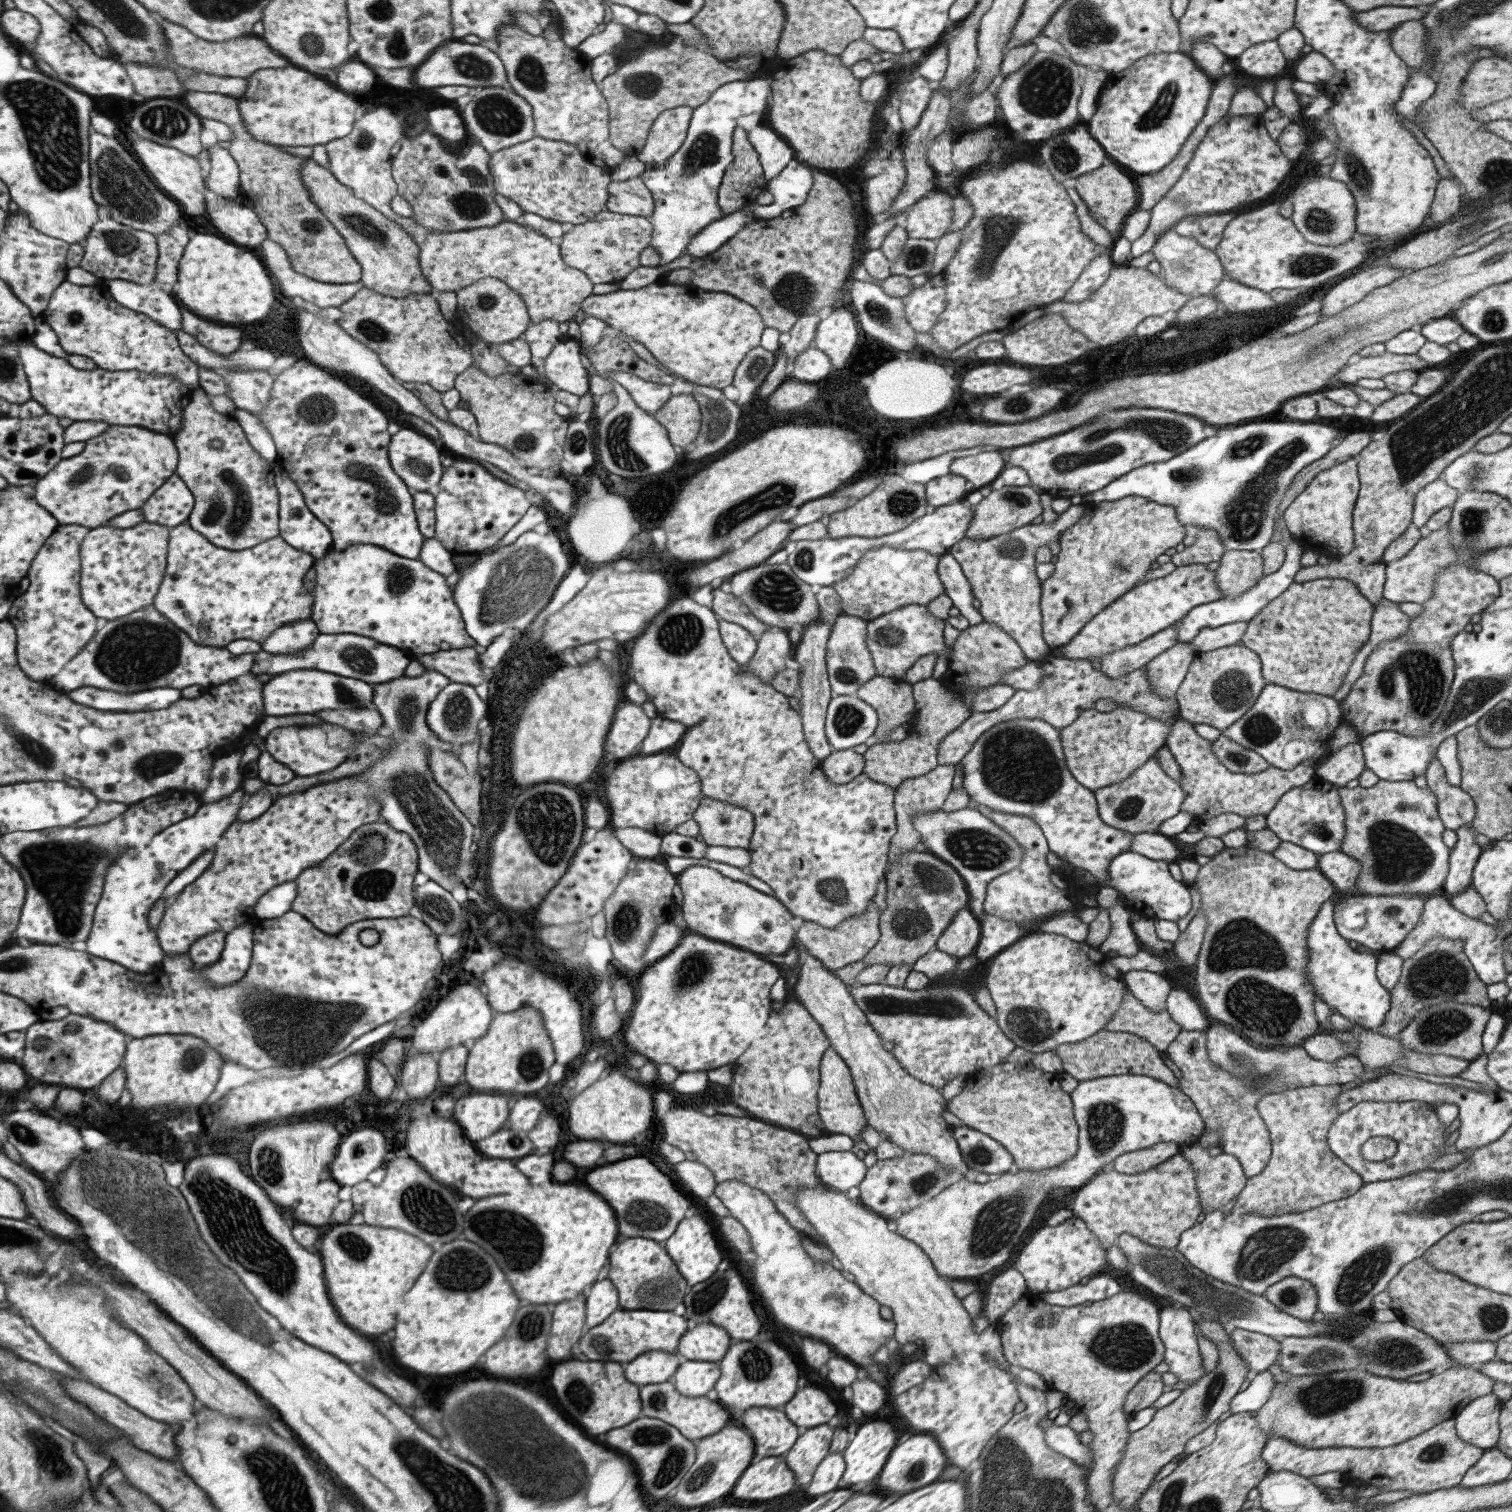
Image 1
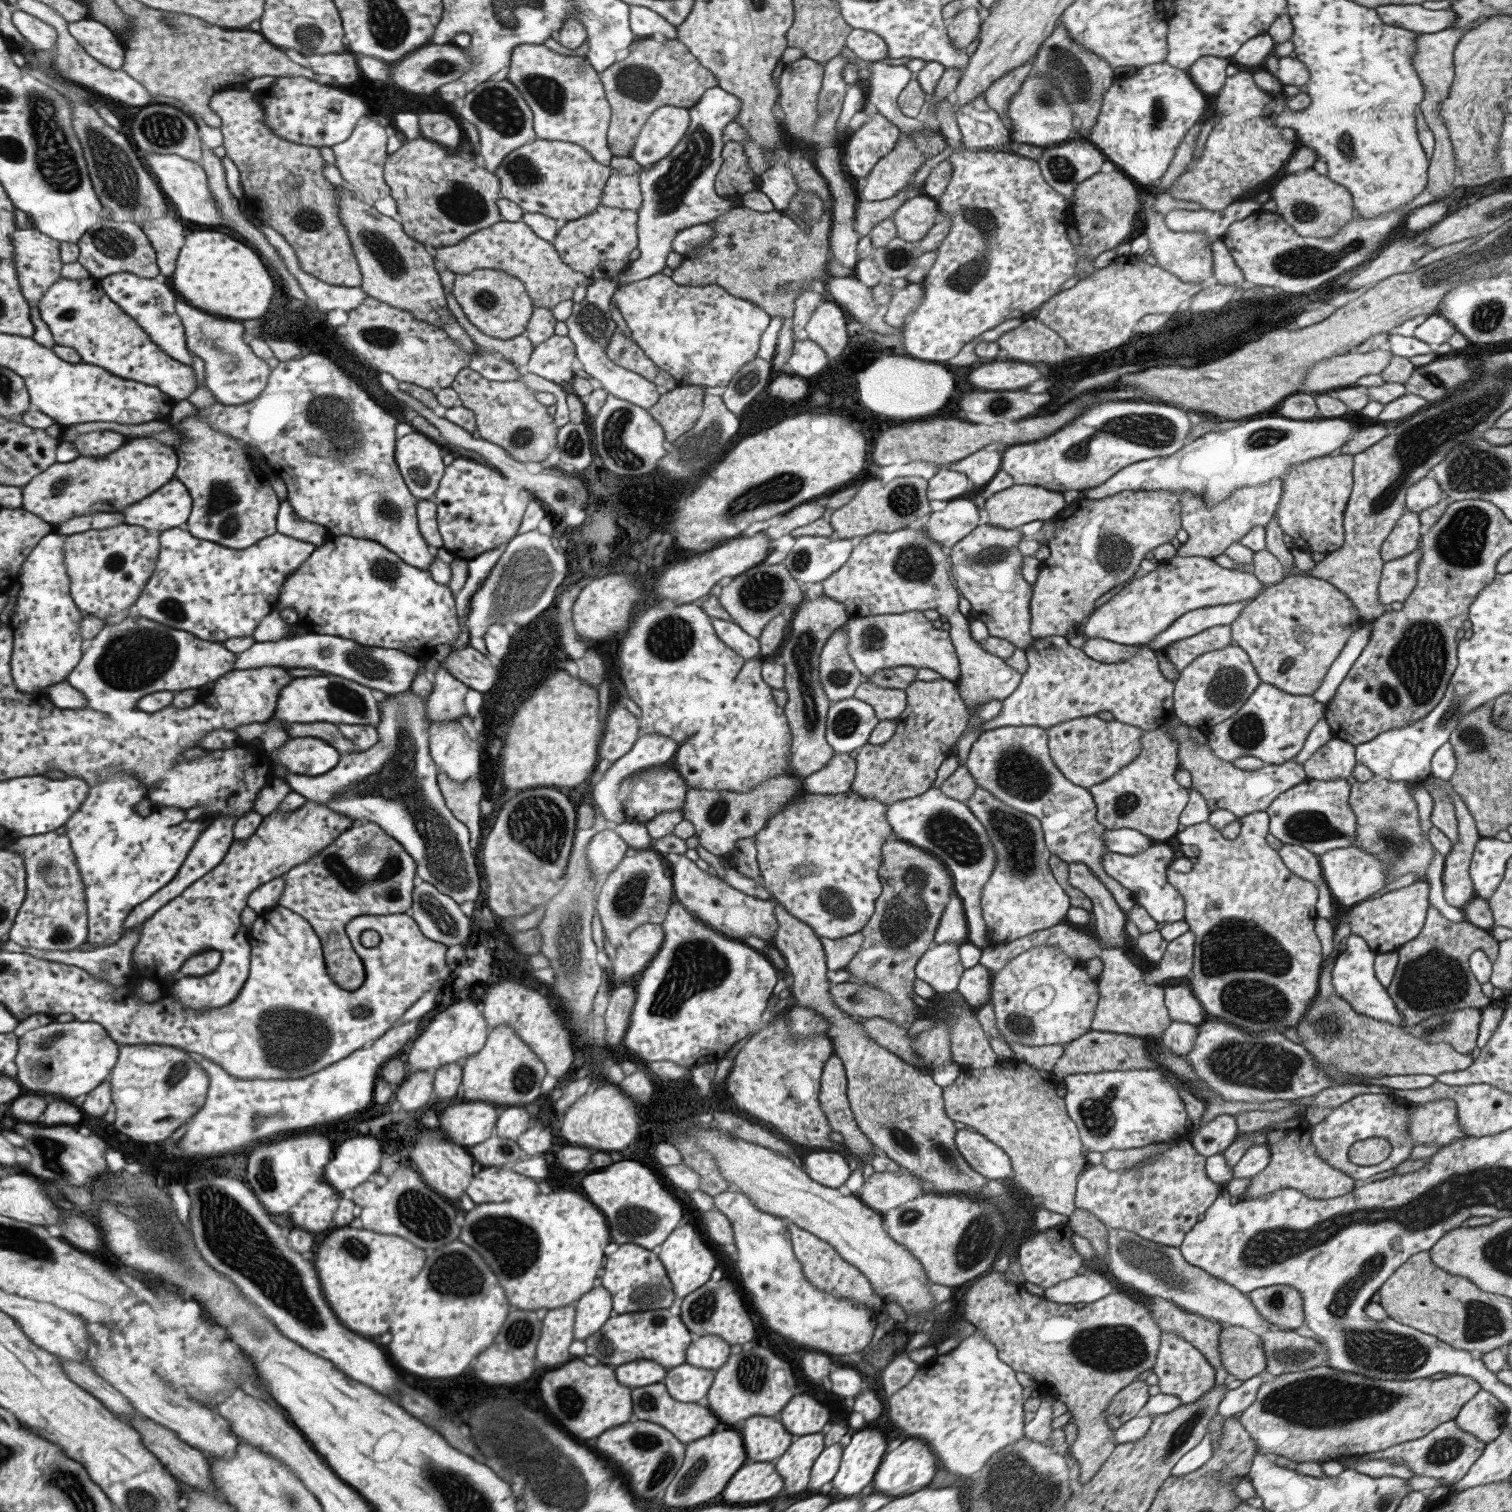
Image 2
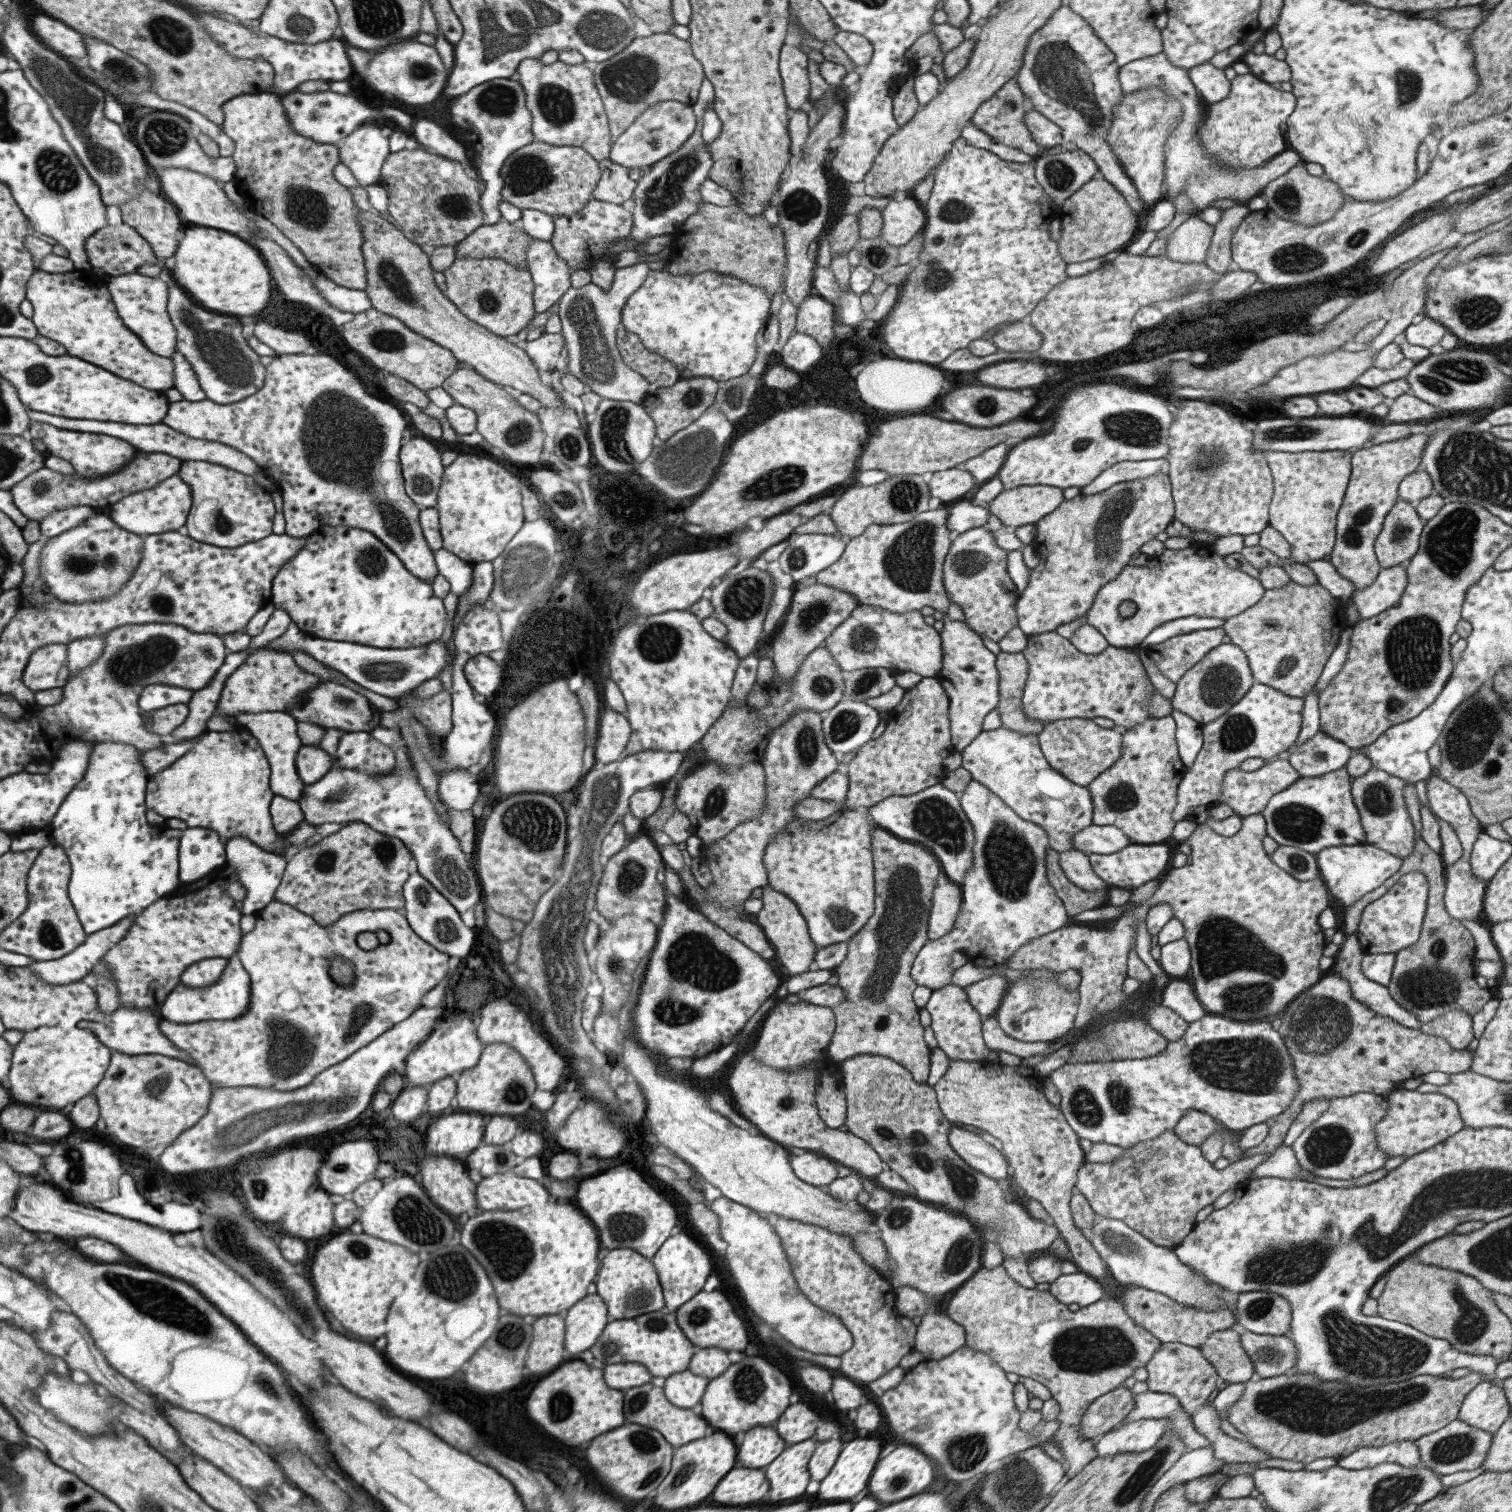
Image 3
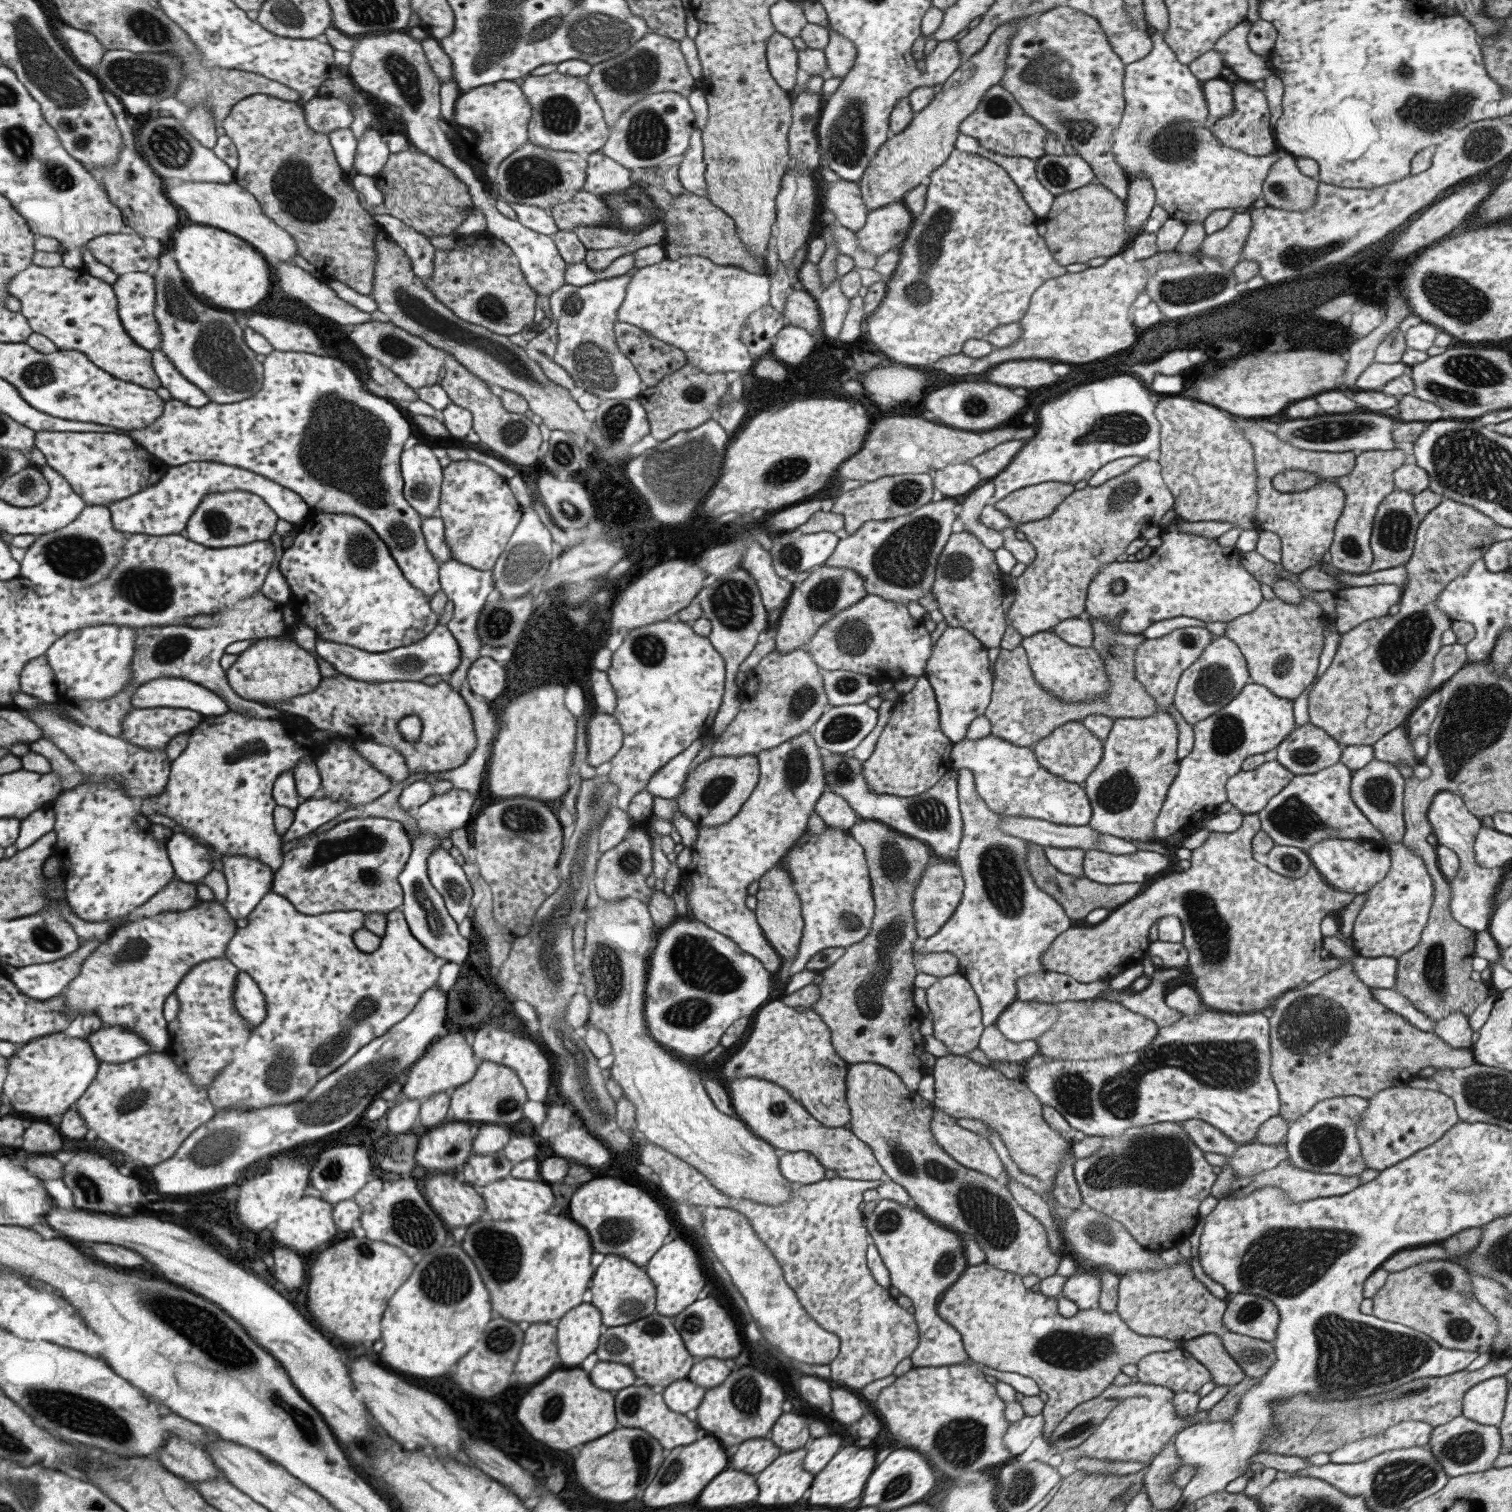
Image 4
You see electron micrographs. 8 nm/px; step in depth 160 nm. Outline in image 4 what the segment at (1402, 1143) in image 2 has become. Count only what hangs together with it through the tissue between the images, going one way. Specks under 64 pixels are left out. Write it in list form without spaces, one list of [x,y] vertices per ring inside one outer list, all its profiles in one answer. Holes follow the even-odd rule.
[[[1357,1096],[1334,1097],[1320,1101],[1289,1123],[1283,1145],[1288,1152],[1288,1161],[1295,1168],[1321,1174],[1355,1176],[1366,1169],[1360,1155],[1360,1146],[1355,1136],[1355,1127],[1363,1111],[1367,1109],[1367,1099]]]

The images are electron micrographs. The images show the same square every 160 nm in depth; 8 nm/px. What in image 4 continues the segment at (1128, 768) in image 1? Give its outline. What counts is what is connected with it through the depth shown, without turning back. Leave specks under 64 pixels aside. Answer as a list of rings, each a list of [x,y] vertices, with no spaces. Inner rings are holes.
[[[1069,721],[1053,729],[1045,738],[1031,746],[1037,764],[1046,772],[1070,783],[1081,785],[1101,760],[1103,741],[1090,733],[1082,721]]]

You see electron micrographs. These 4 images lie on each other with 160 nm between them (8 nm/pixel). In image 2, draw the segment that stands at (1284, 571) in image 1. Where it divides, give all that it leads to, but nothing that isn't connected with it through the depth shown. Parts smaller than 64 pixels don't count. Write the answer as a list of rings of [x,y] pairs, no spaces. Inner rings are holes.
[[[1241,601],[1240,603],[1211,605],[1183,613],[1168,628],[1165,628],[1164,632],[1153,637],[1147,646],[1155,651],[1163,649],[1179,639],[1198,634],[1207,628],[1231,625],[1247,603],[1247,601]]]

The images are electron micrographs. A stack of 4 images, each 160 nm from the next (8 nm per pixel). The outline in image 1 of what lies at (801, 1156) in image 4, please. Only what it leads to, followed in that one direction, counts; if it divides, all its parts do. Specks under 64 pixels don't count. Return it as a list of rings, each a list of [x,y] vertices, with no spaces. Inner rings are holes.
[[[851,1151],[822,1152],[816,1155],[816,1176],[827,1187],[847,1192],[857,1187],[866,1173],[865,1165]]]

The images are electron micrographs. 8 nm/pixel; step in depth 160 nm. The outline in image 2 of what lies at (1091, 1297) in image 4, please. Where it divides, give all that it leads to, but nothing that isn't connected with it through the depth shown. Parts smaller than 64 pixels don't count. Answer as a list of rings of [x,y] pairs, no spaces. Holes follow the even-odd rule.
[[[1088,1270],[1083,1275],[1077,1274],[1044,1289],[1042,1297],[1057,1304],[1089,1304],[1114,1291],[1114,1287],[1103,1276]]]

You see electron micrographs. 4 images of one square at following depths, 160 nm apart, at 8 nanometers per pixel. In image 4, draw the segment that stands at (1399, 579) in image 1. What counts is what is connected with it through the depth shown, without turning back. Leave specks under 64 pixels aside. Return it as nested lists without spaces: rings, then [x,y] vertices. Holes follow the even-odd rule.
[[[1374,584],[1339,588],[1333,591],[1334,628],[1342,635],[1367,620],[1388,615],[1389,608],[1400,601],[1402,588],[1396,584]]]

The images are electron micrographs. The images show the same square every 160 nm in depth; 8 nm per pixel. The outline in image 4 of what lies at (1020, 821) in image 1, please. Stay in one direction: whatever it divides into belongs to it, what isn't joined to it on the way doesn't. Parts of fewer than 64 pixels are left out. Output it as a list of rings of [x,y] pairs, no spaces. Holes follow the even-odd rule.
[[[967,769],[957,770],[956,793],[962,820],[962,835],[959,841],[955,863],[963,879],[959,904],[952,911],[949,920],[933,936],[920,941],[919,951],[950,952],[957,957],[957,970],[976,995],[980,1005],[983,1027],[994,1025],[997,1017],[1017,996],[1015,983],[1021,976],[1045,972],[1041,966],[1040,954],[1061,932],[1068,929],[1068,916],[1062,906],[1048,894],[1038,889],[1026,867],[1026,848],[1029,842],[1005,834],[999,827],[1002,815],[993,812],[977,794],[973,777]]]

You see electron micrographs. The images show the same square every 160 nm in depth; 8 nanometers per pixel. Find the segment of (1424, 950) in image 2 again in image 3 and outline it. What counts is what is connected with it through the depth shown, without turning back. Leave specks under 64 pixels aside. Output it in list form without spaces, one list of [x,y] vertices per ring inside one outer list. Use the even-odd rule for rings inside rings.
[[[1414,838],[1410,855],[1401,860],[1398,872],[1417,871],[1423,874],[1428,884],[1428,893],[1418,939],[1394,954],[1388,994],[1402,1008],[1412,1012],[1421,1023],[1457,1009],[1473,1016],[1483,1004],[1492,1000],[1491,994],[1487,988],[1479,988],[1474,980],[1473,960],[1478,952],[1472,934],[1444,909],[1444,866],[1440,853],[1431,851],[1421,838]]]

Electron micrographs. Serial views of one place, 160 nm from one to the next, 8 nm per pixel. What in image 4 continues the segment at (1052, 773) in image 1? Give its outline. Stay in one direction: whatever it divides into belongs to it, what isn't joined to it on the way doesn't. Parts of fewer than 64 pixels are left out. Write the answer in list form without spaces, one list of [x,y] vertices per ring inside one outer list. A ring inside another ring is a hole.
[[[989,734],[979,740],[963,739],[952,743],[950,751],[953,769],[963,768],[971,772],[977,794],[993,812],[1006,816],[1038,818],[1051,824],[1062,824],[1065,826],[1083,826],[1088,824],[1092,808],[1082,785],[1067,782],[1058,776],[1046,772],[1037,764],[1037,759],[1031,747],[1020,747]]]

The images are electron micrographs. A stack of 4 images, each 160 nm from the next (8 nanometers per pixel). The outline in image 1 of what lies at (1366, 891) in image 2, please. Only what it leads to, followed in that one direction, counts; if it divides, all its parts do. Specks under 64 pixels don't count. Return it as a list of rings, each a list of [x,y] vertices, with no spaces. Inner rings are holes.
[[[1340,850],[1318,855],[1318,871],[1334,886],[1335,890],[1346,895],[1361,894],[1356,888],[1356,878],[1360,872],[1360,862]]]

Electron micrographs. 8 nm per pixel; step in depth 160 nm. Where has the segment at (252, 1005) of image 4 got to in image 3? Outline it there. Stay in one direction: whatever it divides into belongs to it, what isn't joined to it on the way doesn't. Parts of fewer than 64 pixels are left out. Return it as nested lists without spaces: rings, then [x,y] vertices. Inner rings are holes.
[[[235,954],[229,959],[229,968],[219,983],[207,987],[204,991],[191,988],[183,983],[177,985],[161,1006],[161,1016],[163,1019],[179,1024],[236,1019],[248,1011],[251,1003],[253,1003],[252,978],[245,970],[241,957]]]

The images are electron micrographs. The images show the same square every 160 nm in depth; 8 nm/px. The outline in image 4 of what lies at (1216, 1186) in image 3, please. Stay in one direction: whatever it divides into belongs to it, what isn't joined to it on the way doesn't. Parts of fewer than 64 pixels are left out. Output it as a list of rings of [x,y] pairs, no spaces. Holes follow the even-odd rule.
[[[1159,1122],[1127,1128],[1121,1136],[1101,1136],[1102,1147],[1073,1163],[1082,1204],[1121,1223],[1137,1244],[1149,1251],[1175,1248],[1190,1236],[1199,1220],[1197,1206],[1210,1195],[1216,1175],[1179,1123]]]

